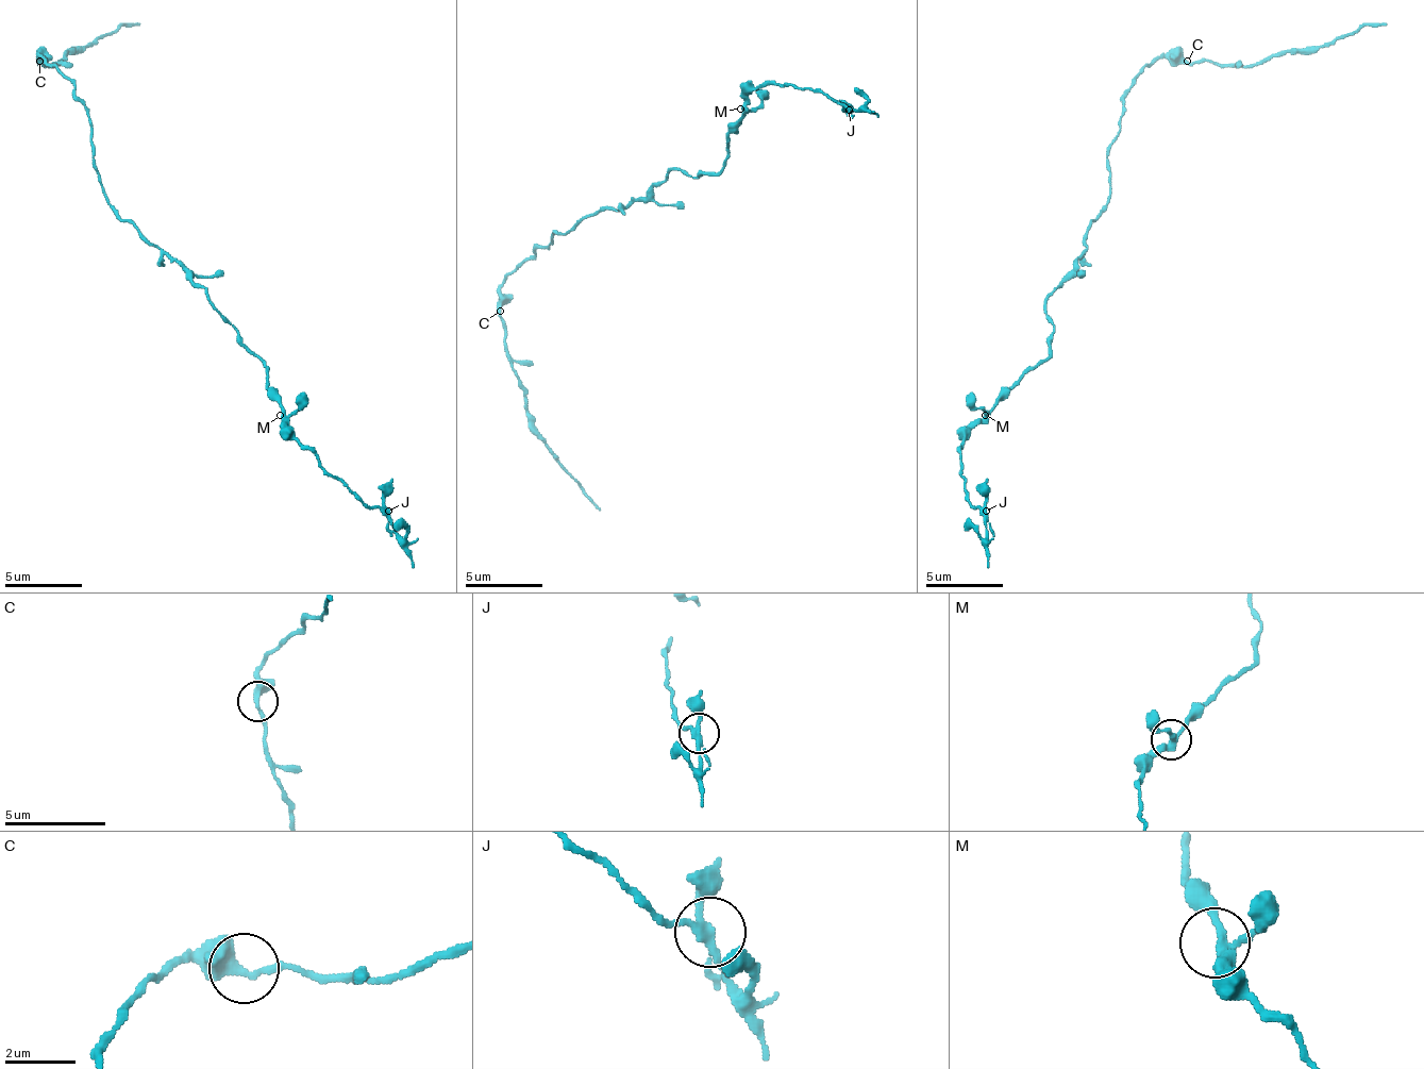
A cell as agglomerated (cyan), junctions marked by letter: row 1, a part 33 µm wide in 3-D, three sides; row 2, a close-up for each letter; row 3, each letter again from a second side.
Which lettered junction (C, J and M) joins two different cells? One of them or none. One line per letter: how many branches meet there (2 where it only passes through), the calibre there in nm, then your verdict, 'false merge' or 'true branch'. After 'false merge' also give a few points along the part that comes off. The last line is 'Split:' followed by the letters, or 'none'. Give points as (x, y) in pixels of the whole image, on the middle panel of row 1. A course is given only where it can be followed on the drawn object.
C: 3 branches meet; 300 nm thick; true branch
J: 3 branches meet; 200 nm thick; false merge
M: 3 branches meet; 240 nm thick; true branch
Split: J

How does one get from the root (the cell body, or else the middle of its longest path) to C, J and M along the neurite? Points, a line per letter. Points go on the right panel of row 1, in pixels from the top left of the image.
C: (1086, 228), (1109, 201), (1109, 147), (1117, 138), (1121, 100), (1133, 80), (1160, 57), (1187, 61)
J: (1086, 228), (1086, 251), (1046, 298), (1051, 352), (961, 446), (966, 497), (985, 512)
M: (1086, 228), (1086, 251), (1074, 263), (1074, 271), (1046, 298), (1046, 321), (1055, 330), (1051, 352), (985, 415)

